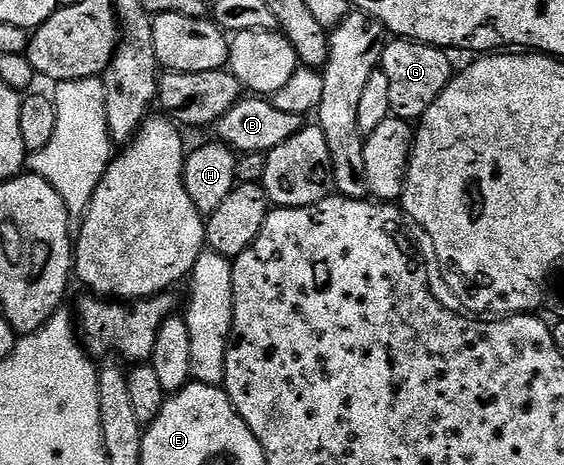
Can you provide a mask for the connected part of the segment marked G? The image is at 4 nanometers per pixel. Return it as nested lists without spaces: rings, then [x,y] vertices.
[[[391,39],[384,44],[381,67],[389,83],[389,107],[391,116],[408,123],[418,122],[429,111],[429,107],[439,98],[441,91],[453,76],[450,52],[434,45],[422,45],[420,41]]]

